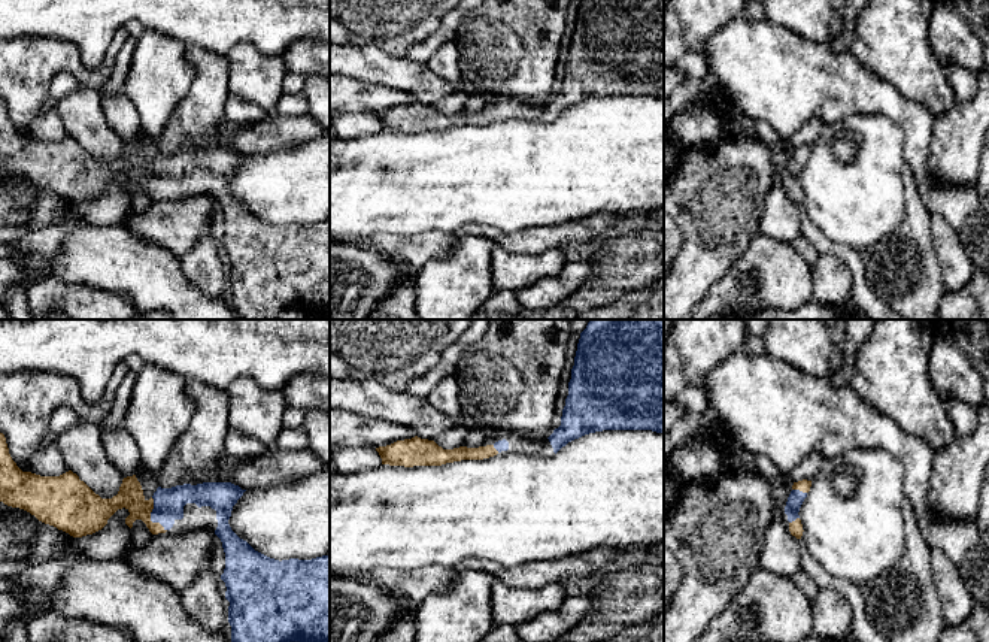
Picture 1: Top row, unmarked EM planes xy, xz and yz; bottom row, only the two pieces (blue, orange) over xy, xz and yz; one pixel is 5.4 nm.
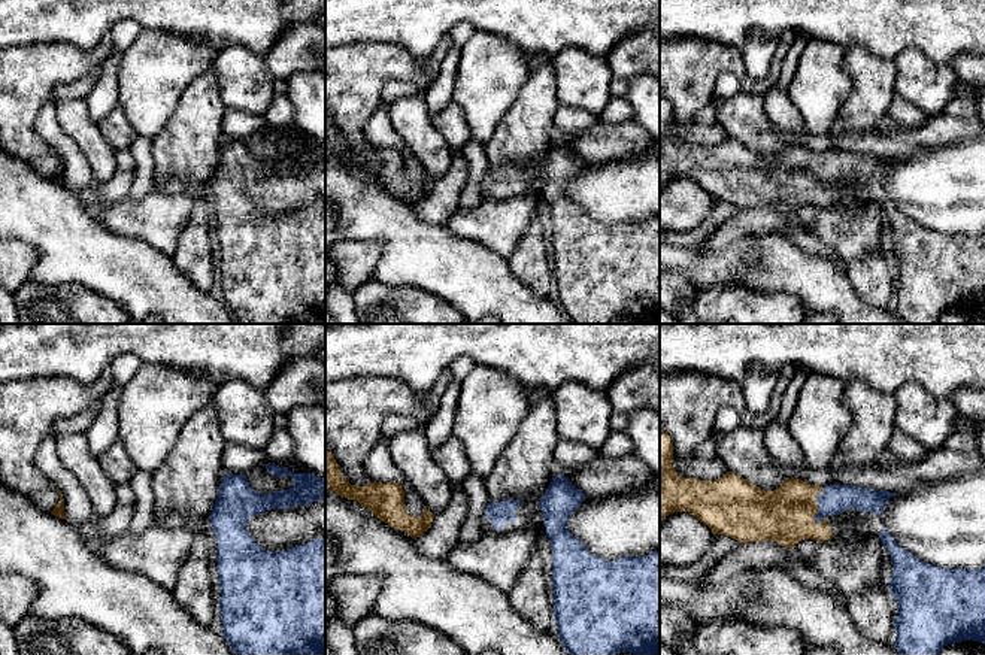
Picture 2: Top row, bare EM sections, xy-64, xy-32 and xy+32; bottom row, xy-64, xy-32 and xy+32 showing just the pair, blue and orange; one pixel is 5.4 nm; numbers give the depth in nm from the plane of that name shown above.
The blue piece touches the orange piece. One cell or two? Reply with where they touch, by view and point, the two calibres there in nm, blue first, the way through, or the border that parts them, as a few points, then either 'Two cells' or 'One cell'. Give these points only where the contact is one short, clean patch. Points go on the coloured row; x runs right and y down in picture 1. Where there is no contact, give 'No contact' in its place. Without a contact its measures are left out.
Touches blue at xy (151, 517). Thickness 160 nm (blue) against 140 nm. Path across: xy (169, 503), (151, 517), (130, 496). One cell

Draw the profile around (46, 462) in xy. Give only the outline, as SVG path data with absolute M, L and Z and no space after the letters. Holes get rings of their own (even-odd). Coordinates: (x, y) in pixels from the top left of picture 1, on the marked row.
M55 442L37 449L28 460L27 469L40 476L60 476L69 472Z

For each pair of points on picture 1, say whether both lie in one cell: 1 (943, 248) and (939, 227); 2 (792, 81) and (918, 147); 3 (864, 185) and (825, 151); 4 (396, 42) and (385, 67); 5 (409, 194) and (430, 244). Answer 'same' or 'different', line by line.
1: same
2: same
3: same
4: different
5: different

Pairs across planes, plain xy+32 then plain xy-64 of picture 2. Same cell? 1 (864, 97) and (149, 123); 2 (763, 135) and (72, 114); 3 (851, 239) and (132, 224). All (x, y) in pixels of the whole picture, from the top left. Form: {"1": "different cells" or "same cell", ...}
{"1": "different cells", "2": "same cell", "3": "same cell"}

